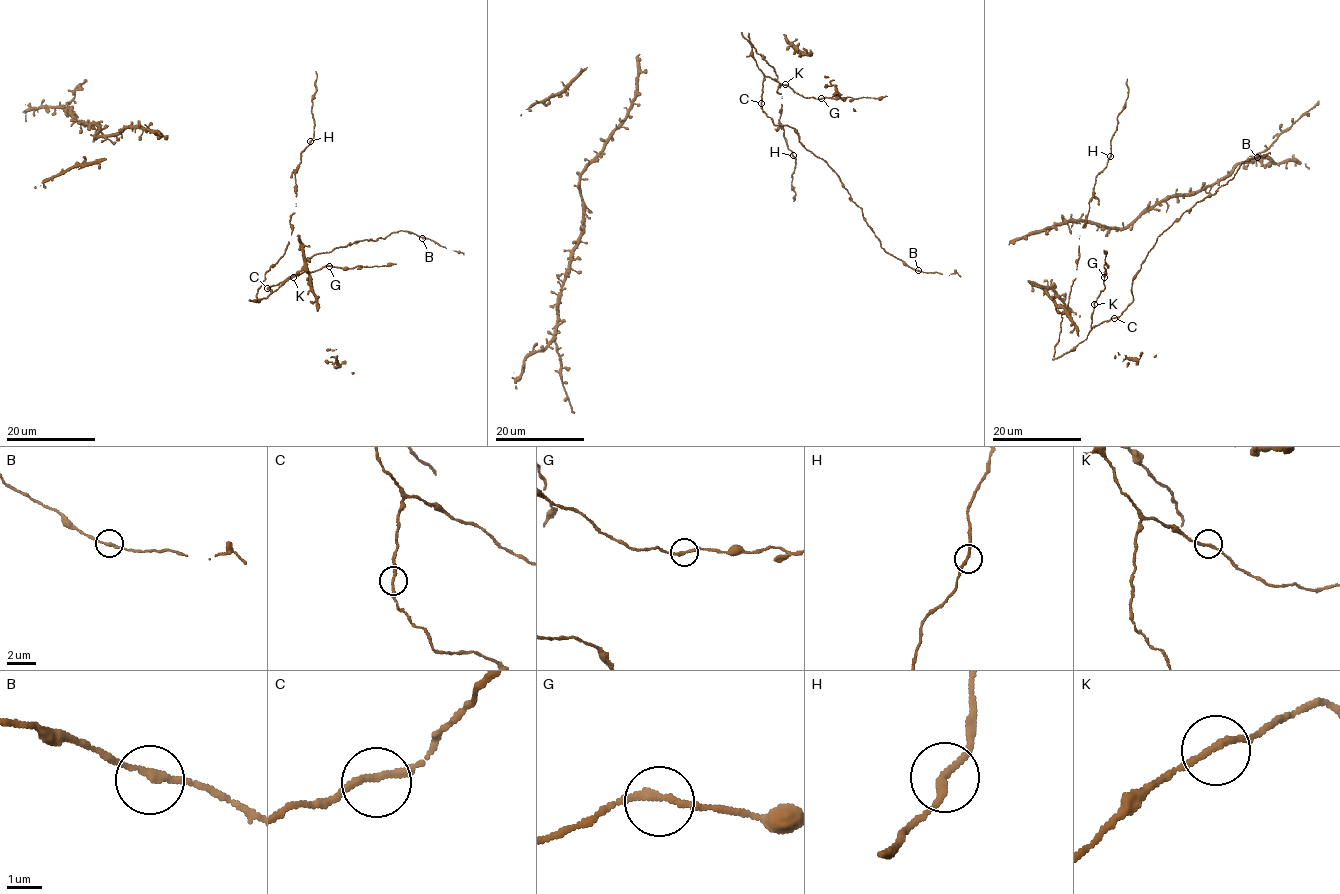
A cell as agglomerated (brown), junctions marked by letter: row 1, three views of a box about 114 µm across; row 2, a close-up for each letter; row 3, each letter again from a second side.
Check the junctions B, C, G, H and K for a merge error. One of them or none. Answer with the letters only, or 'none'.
none

